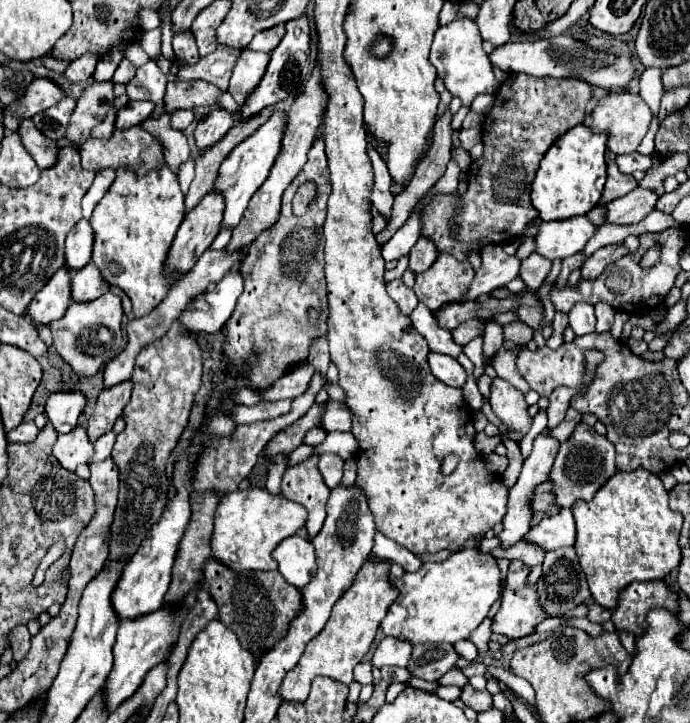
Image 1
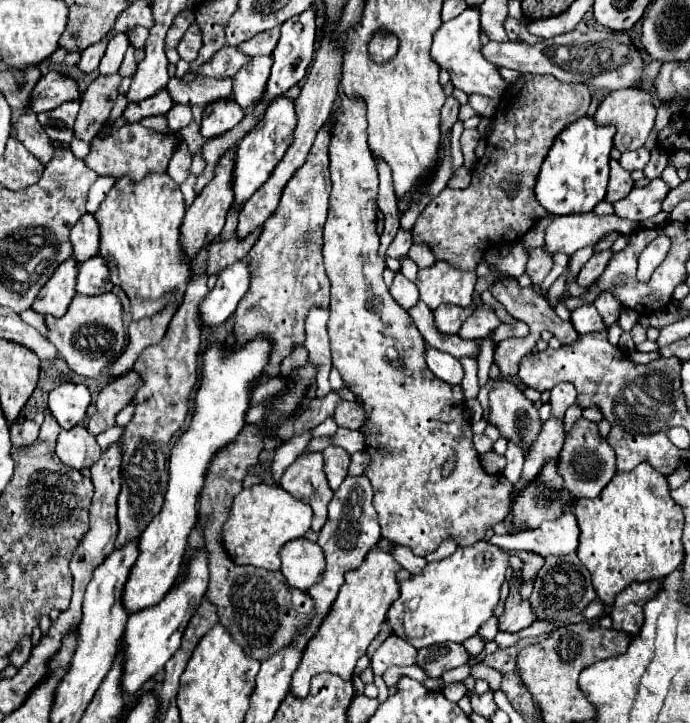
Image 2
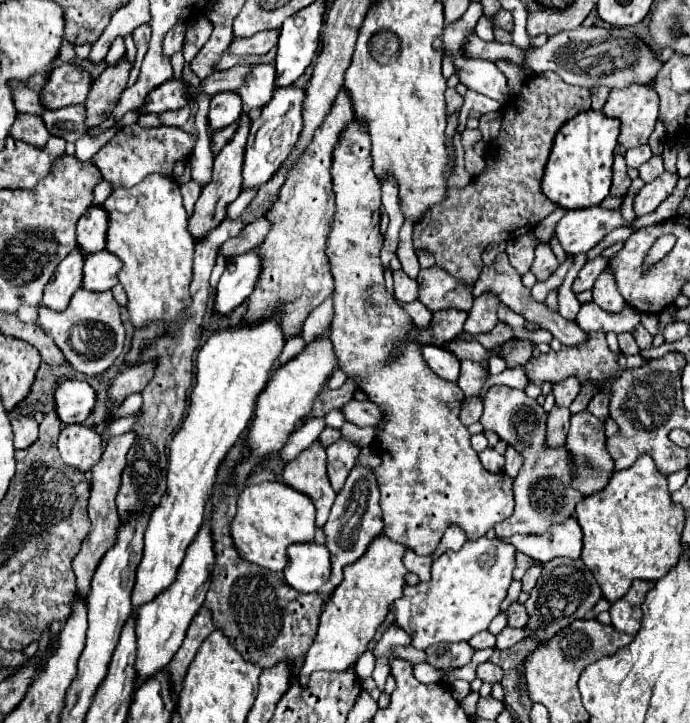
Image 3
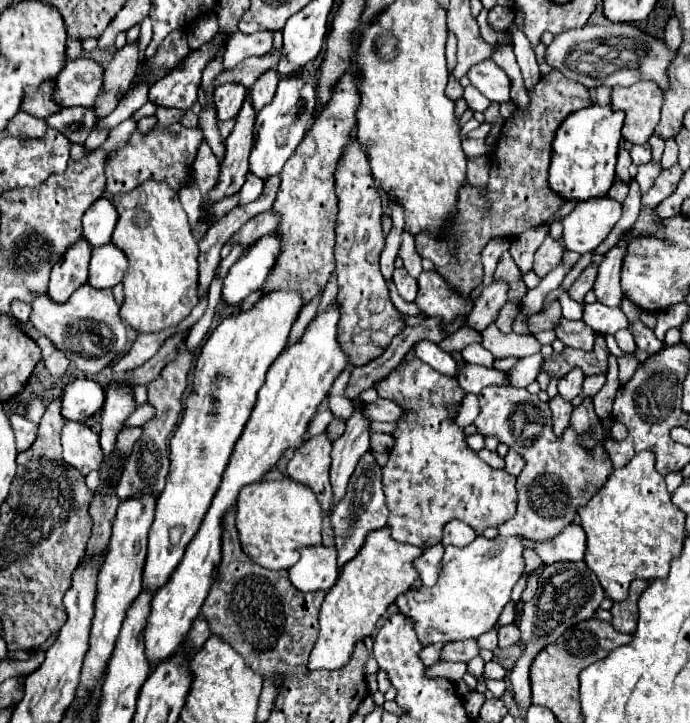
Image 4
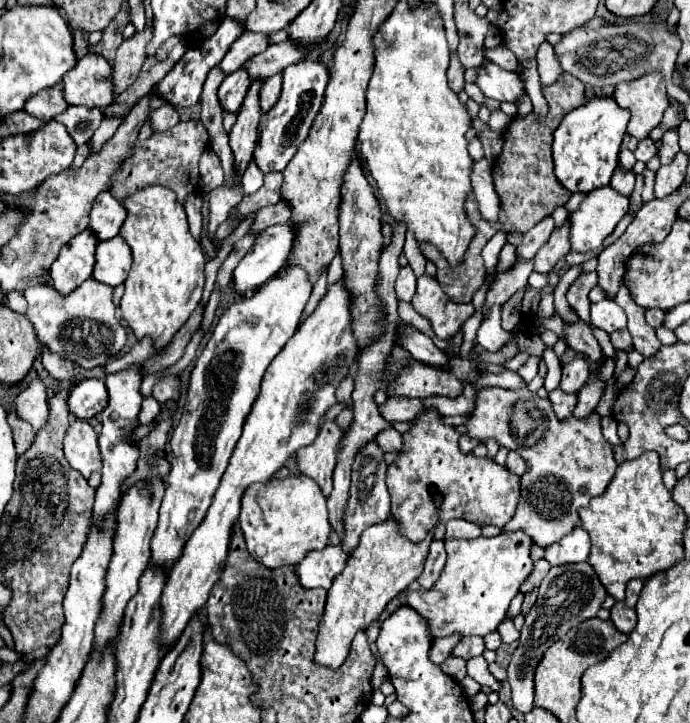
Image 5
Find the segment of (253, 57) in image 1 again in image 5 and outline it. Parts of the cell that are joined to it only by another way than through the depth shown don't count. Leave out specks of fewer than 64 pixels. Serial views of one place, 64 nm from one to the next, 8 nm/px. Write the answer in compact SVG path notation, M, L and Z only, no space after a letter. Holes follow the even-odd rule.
M280 74L264 80L264 84L260 88L260 108L262 108L262 112L270 110L276 104L276 100L280 98L280 88L282 88L282 76Z

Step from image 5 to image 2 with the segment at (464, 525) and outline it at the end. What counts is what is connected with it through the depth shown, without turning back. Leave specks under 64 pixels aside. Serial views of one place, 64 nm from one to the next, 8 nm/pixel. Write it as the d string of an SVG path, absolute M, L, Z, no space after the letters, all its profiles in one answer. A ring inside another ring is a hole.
M444 540L436 552L432 552L432 554L428 554L428 556L426 556L426 560L428 560L428 562L432 562L432 560L442 560L442 558L446 558L446 556L454 554L454 552L456 552L456 548L458 548L458 546L456 546L456 542L454 542L454 540Z

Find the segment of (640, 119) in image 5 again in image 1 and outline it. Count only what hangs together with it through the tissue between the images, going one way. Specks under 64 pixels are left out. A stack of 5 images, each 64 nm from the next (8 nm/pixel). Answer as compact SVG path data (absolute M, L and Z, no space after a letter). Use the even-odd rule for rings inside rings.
M630 92L606 94L604 98L598 100L598 104L596 104L594 112L592 112L590 130L596 132L596 134L600 134L600 132L608 134L608 150L612 154L620 156L620 154L632 154L640 146L642 138L648 132L650 120L652 120L652 112L638 94L630 94Z

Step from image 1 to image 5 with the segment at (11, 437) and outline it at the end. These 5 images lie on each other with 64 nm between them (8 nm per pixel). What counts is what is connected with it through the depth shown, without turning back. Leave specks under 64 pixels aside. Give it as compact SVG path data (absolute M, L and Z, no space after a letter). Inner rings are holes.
M8 414L8 424L12 426L12 432L14 432L14 442L16 442L16 452L18 454L24 454L32 442L34 442L34 432L32 432L32 426L24 420L20 420L16 414Z

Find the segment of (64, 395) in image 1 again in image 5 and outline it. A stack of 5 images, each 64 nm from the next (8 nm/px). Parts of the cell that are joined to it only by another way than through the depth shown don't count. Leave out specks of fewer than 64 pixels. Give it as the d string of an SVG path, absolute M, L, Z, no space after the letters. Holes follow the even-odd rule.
M80 380L68 394L68 410L80 420L90 420L92 416L100 414L106 408L106 404L108 392L104 380Z

